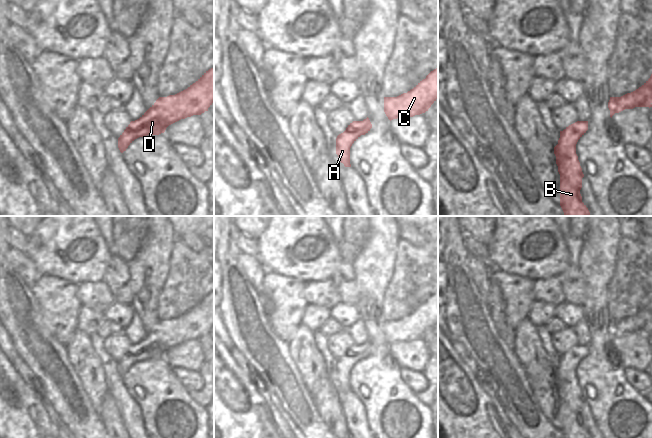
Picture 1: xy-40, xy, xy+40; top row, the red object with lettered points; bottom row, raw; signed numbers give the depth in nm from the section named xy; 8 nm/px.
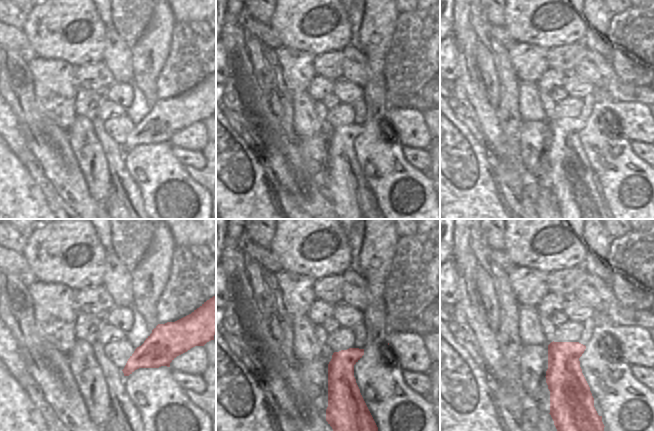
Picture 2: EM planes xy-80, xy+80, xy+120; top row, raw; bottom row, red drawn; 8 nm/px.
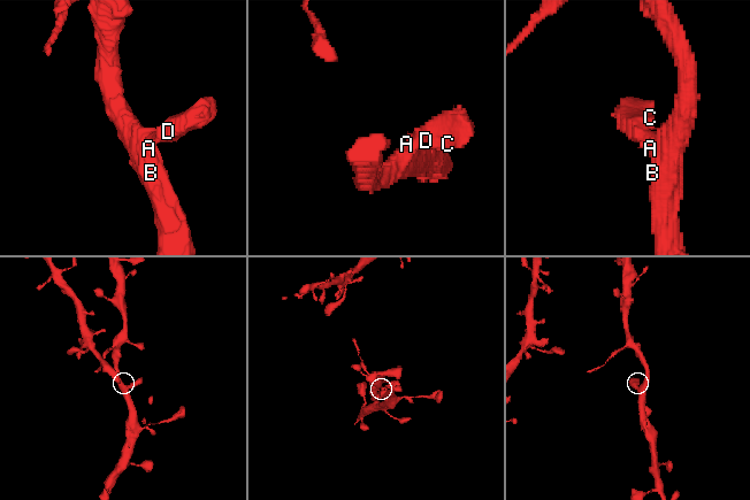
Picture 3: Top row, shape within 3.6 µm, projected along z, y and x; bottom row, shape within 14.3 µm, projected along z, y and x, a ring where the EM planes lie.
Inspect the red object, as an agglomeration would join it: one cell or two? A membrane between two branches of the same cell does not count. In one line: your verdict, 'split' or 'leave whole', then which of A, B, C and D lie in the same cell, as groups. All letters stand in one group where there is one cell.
leave whole | A B C D

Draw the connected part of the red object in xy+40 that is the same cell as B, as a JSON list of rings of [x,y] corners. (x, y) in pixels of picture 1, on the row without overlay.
[[[588,345],[569,349],[560,355],[558,368],[554,371],[560,398],[560,430],[564,438],[590,438],[580,418],[584,398],[576,378],[576,368],[587,354]]]

